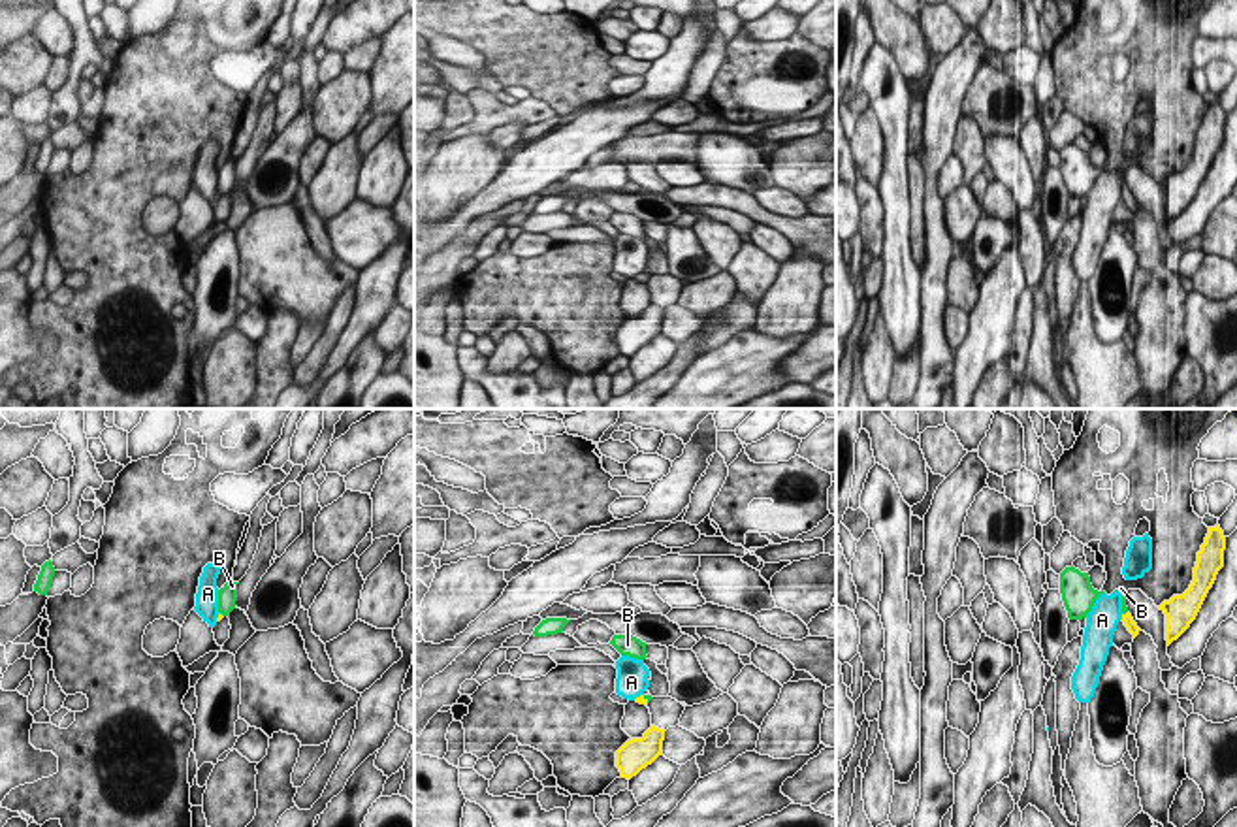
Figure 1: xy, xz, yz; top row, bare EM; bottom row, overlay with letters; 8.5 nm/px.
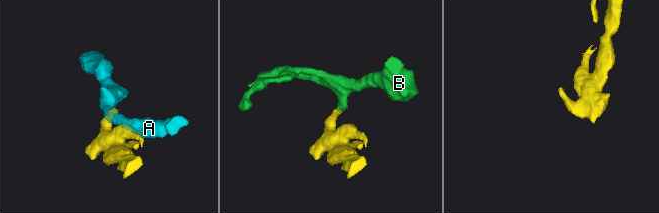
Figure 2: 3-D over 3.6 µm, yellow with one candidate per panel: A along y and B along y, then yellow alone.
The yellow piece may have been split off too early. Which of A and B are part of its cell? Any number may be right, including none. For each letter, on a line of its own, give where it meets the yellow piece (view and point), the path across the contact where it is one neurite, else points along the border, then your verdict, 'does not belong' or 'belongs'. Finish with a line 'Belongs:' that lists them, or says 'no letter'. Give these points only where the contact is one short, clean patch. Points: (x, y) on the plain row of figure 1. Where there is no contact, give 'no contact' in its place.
A: yz (1123, 194) | along yz (1123, 191), (1121, 196) | does not belong
B: xz (646, 277) | across xz (641, 277), (646, 277), (648, 275) | belongs
Belongs: B

